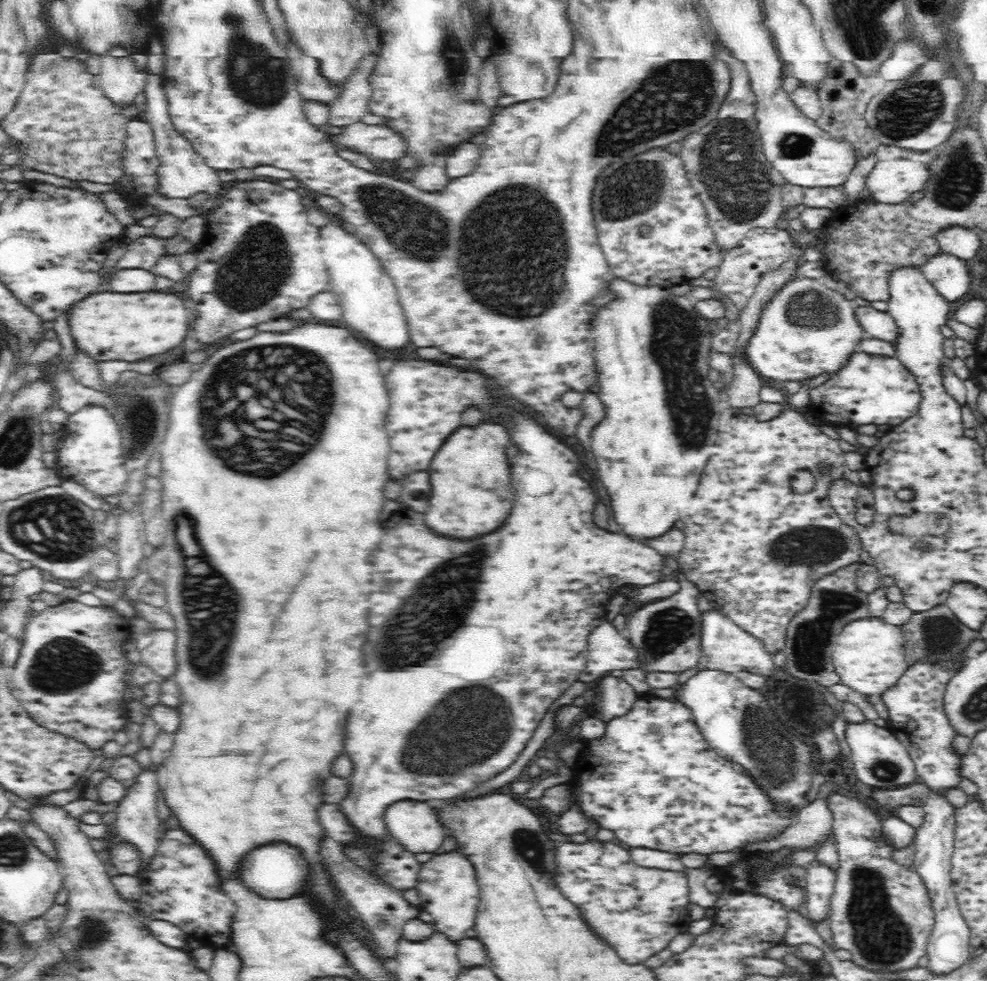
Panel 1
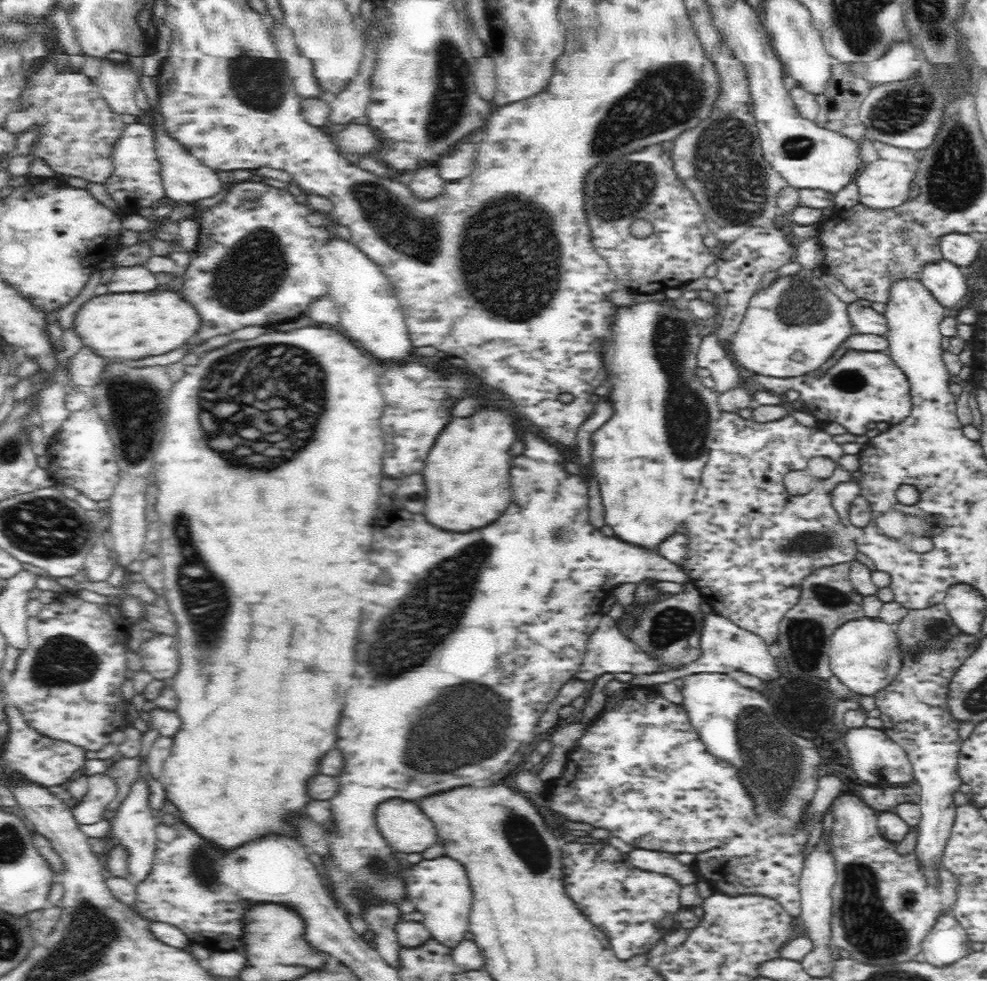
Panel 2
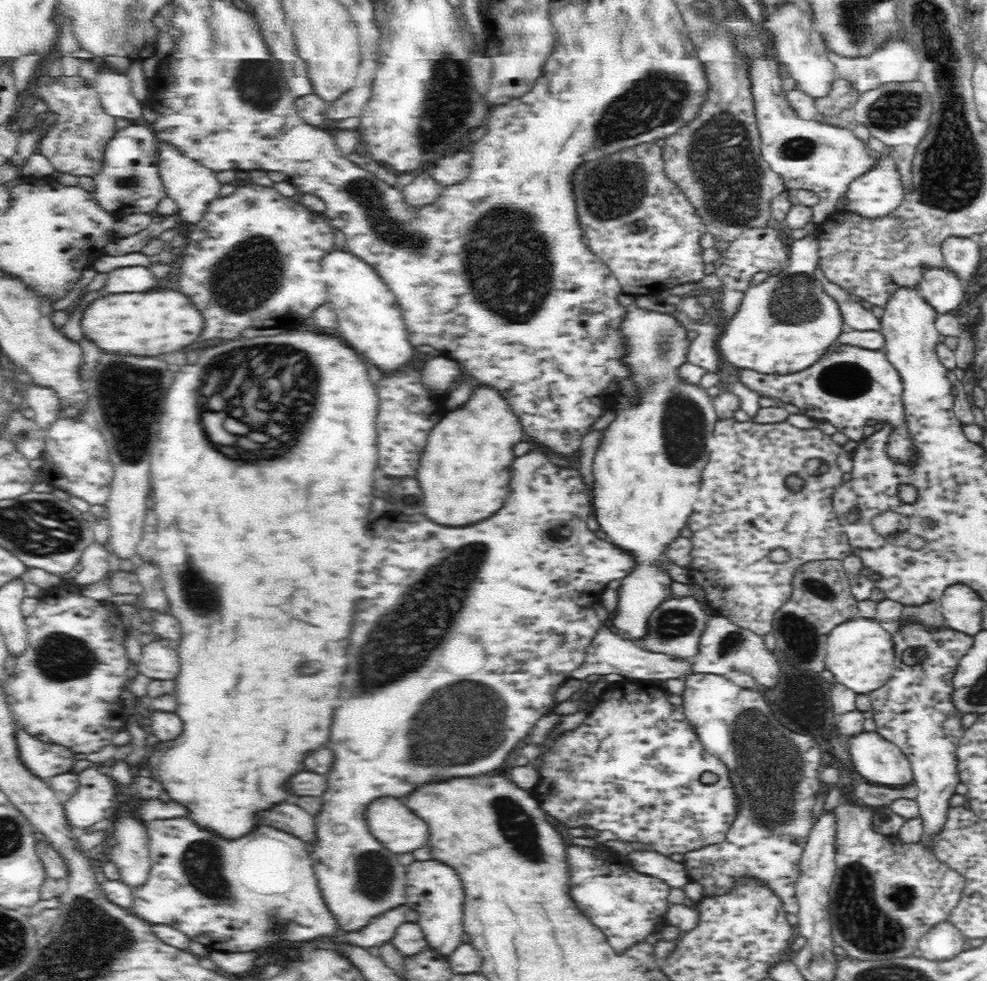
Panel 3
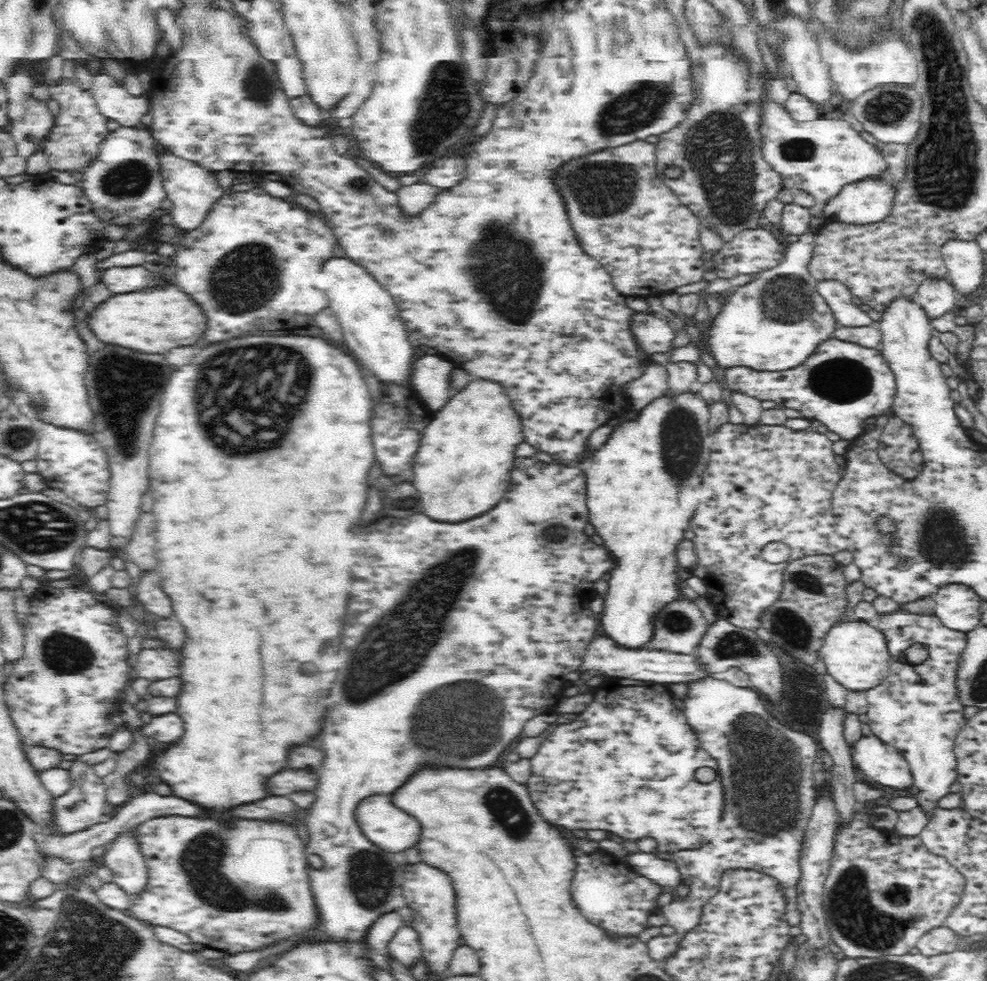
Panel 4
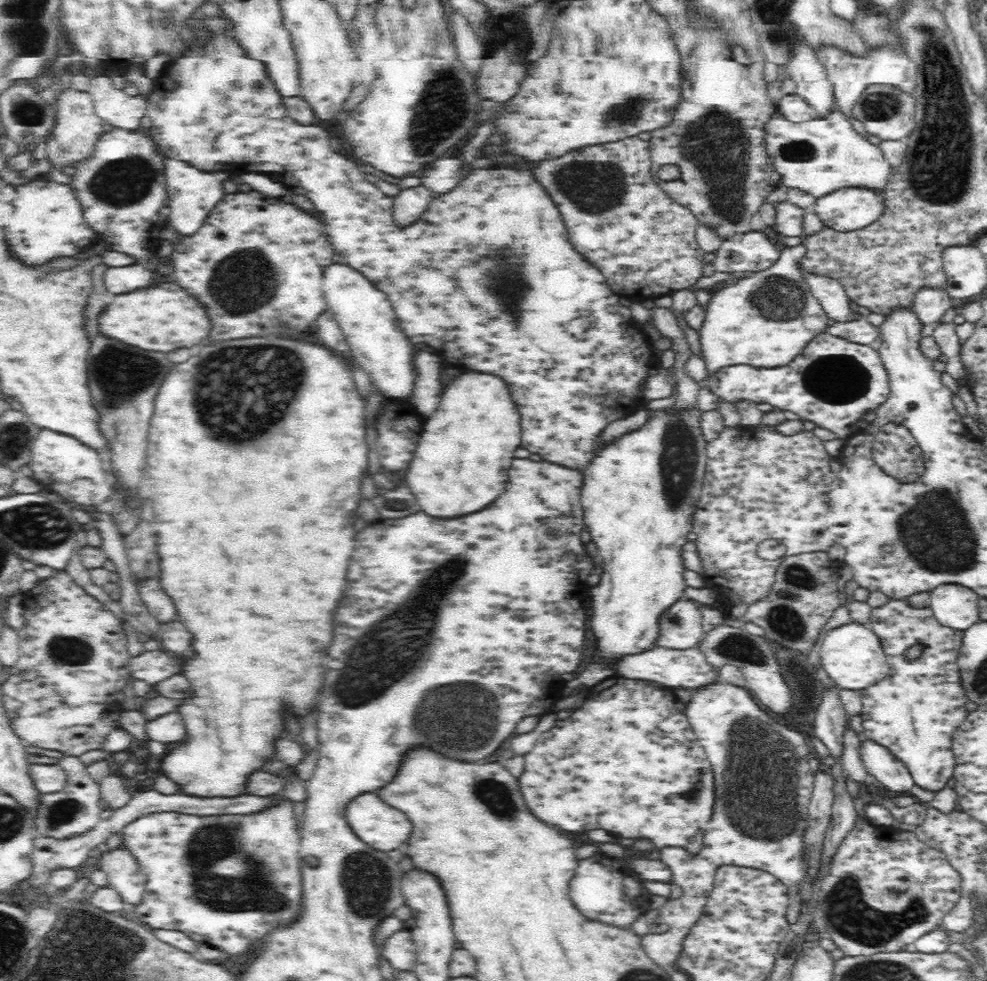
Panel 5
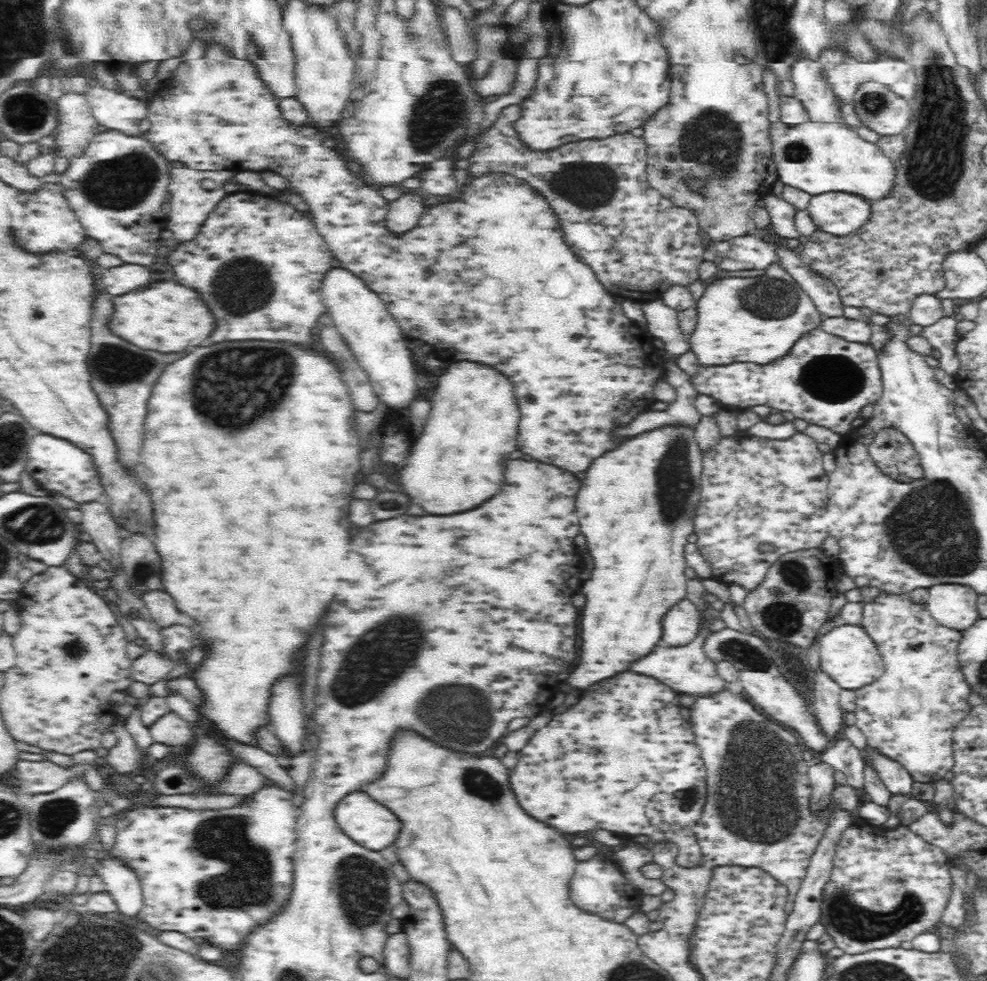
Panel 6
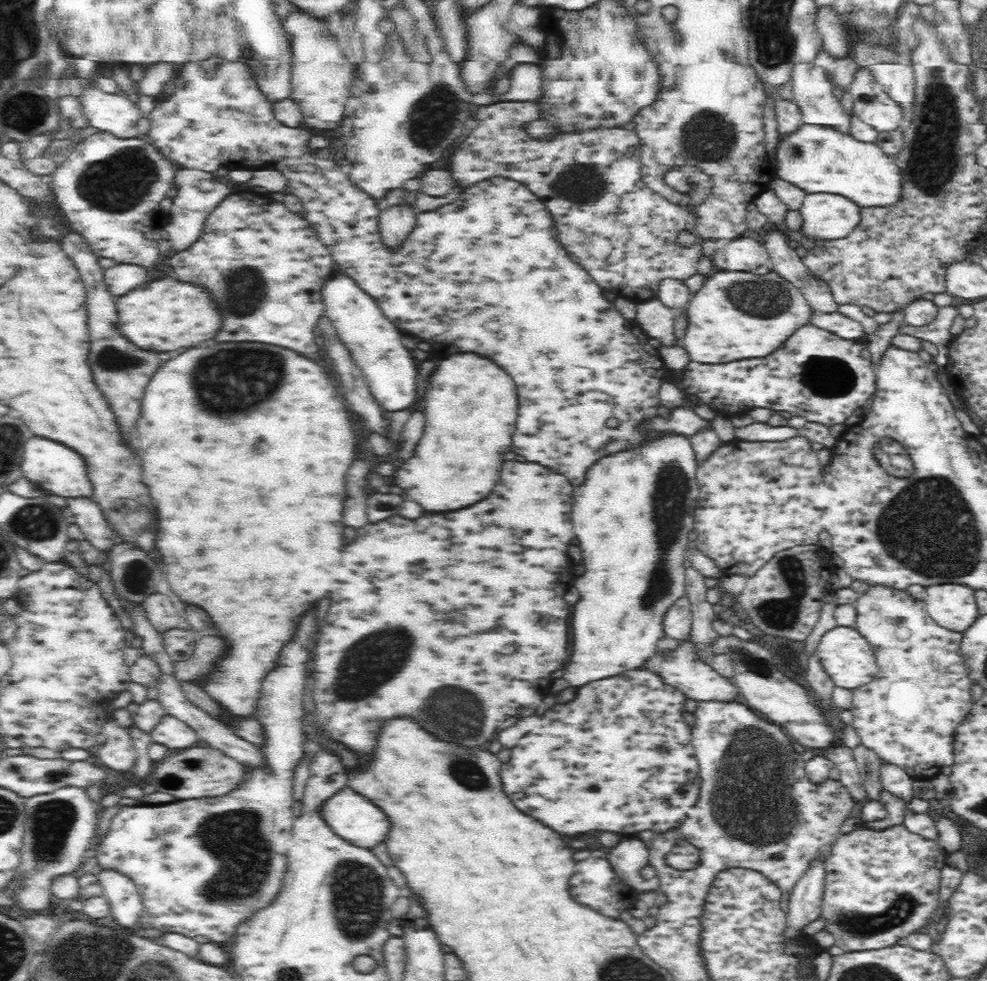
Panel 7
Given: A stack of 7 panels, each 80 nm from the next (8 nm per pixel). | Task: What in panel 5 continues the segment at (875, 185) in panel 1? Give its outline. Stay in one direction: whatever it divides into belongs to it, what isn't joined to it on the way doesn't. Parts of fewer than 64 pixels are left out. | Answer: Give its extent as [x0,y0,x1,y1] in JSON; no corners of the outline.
[811,188,883,232]

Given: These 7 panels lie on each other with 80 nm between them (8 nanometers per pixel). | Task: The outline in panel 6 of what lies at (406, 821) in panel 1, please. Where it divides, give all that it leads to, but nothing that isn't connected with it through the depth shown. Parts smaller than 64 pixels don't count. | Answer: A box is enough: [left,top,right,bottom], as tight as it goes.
[332,790,400,851]

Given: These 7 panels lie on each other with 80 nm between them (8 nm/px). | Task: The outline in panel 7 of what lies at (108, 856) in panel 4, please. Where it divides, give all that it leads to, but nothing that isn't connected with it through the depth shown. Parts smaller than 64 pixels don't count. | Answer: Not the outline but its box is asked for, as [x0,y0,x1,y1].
[97,870,142,930]

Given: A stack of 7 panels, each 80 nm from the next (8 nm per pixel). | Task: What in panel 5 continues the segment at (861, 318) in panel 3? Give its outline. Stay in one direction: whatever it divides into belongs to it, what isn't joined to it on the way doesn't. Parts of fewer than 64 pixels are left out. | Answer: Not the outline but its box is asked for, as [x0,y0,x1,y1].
[800,265,864,321]

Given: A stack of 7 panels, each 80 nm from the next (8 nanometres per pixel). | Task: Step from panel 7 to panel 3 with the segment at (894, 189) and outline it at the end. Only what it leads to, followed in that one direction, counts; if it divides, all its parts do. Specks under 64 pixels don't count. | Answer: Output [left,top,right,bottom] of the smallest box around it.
[728,11,879,225]

